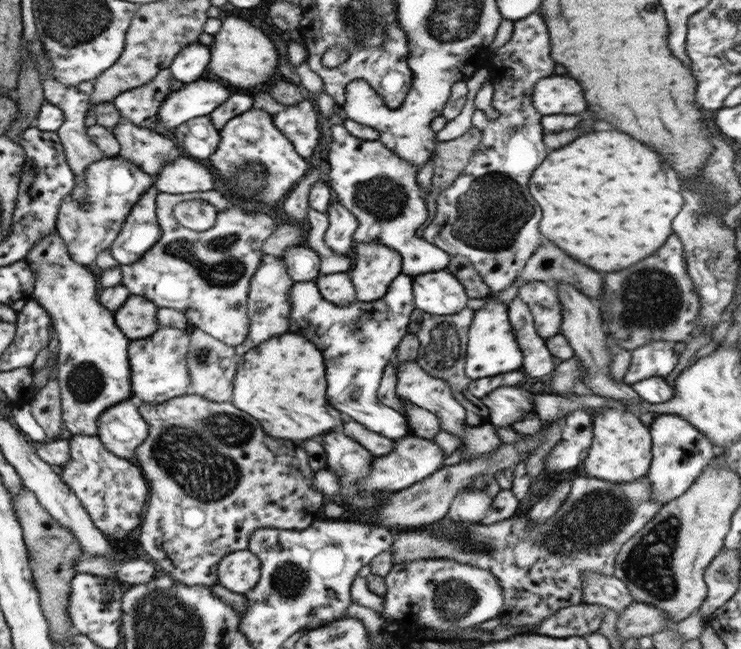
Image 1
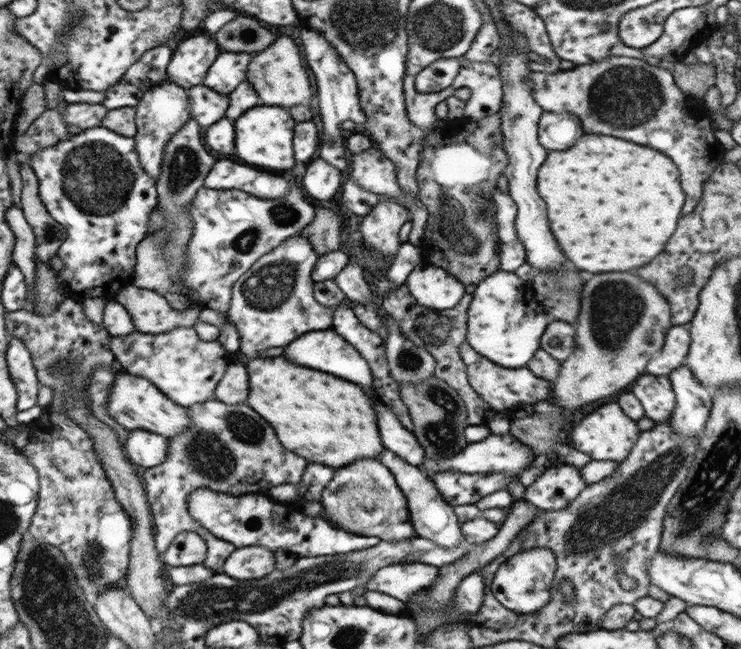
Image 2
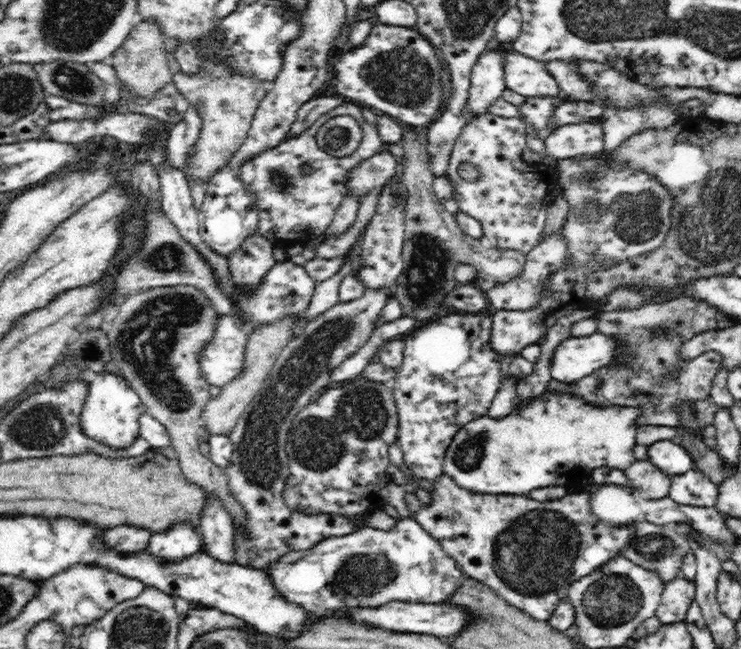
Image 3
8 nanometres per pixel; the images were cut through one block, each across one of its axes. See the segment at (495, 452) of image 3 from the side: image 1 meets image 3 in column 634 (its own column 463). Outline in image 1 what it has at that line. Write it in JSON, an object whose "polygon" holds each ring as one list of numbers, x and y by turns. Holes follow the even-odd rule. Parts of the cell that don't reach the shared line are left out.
{"polygon":[[411,360,411,362,399,362,397,364,397,382,395,382,395,394,401,402,411,402,417,408,425,408,427,412,433,412,439,418,439,428,453,434,455,438,461,438,461,446,459,448,467,448,465,456,461,462,467,460,475,460,479,456,491,456,491,452,495,452,495,448,499,448,503,442,495,436,495,430,489,422,481,424,481,426,467,426,465,424,465,408,453,400,449,386,445,380,439,380,435,376,429,376,423,368,421,362]]}

